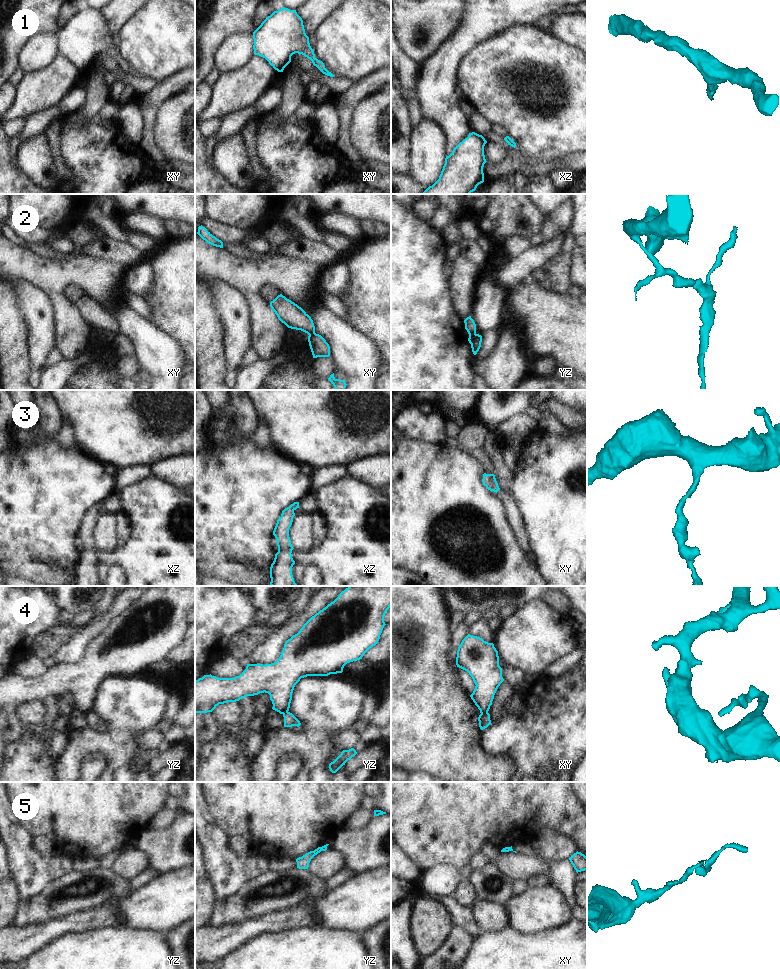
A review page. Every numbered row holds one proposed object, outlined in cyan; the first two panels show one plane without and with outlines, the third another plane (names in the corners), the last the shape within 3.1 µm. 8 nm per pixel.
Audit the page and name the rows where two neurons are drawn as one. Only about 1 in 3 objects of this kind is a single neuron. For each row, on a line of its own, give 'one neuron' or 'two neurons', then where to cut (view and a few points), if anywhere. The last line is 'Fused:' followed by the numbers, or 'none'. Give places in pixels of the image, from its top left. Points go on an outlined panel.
1: one neuron | no cut
2: two neurons | yz (475, 332), (469, 334)
3: one neuron | no cut
4: two neurons | xy (487, 711), (481, 714)
5: two neurons | yz (321, 847), (322, 850)
Fused: 2, 4, 5

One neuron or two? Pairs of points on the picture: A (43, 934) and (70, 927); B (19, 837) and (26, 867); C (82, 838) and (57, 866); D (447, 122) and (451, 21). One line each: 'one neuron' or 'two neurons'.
A: one neuron
B: one neuron
C: two neurons
D: two neurons

